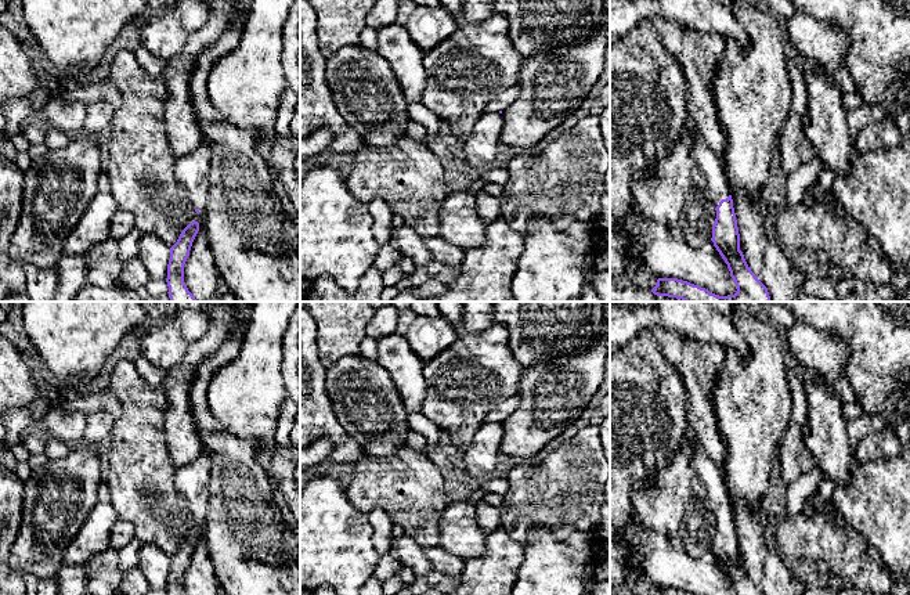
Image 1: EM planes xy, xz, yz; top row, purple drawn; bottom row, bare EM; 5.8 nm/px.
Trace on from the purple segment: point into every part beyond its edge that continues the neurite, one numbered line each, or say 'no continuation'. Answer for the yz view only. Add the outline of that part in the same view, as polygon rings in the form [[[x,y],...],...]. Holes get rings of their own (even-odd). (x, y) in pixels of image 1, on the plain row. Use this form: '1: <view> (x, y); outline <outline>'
1: yz (707, 471); outline [[[693,434],[691,443],[696,450],[691,458],[691,468],[707,491],[714,515],[718,516],[722,509],[732,505],[722,469],[707,455],[705,450]]]

